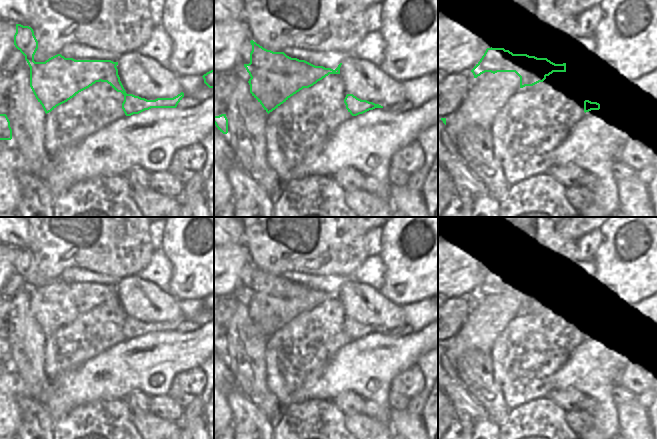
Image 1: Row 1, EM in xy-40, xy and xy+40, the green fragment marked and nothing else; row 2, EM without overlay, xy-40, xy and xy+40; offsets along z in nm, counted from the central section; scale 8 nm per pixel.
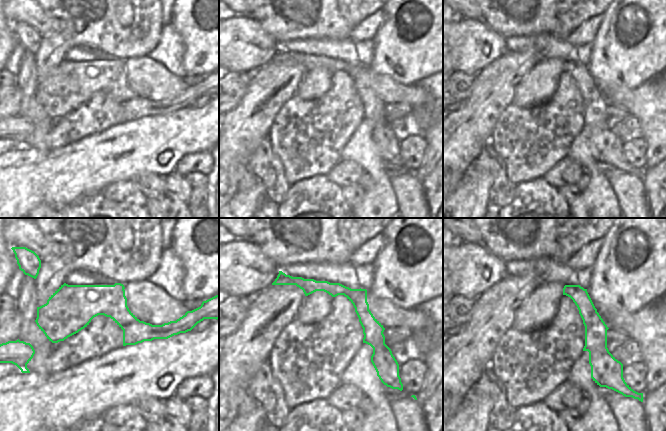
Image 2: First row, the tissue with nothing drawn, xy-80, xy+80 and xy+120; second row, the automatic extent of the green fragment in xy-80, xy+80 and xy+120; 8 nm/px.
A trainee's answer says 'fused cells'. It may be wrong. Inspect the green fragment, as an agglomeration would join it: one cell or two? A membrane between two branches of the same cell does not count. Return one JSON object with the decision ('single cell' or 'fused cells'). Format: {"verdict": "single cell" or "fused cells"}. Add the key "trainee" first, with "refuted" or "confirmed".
{"trainee": "confirmed", "verdict": "fused cells"}

